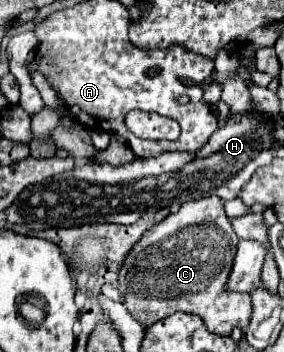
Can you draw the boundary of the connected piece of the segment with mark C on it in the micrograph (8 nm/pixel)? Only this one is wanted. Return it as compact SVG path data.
M205 196L181 204L177 212L149 228L127 254L125 266L119 270L125 308L143 326L175 312L187 312L201 316L213 334L231 334L235 326L243 330L251 316L251 300L247 294L225 292L237 242L221 198Z

